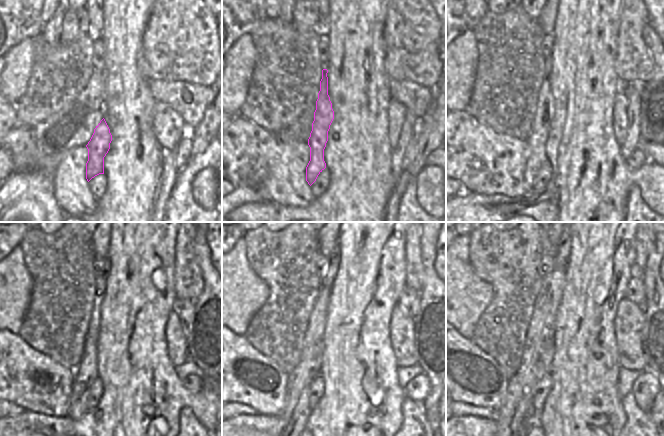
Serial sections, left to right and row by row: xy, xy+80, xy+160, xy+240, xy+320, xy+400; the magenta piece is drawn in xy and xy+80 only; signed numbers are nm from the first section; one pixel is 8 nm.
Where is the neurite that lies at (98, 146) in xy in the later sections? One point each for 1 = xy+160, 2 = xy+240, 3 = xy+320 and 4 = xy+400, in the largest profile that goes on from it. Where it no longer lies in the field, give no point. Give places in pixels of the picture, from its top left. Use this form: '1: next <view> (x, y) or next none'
1: next xy+160 (536, 142)
2: next xy+240 (86, 372)
3: next xy+320 (297, 423)
4: next xy+400 (562, 253)

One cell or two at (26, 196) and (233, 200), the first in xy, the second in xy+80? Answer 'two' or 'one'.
one

